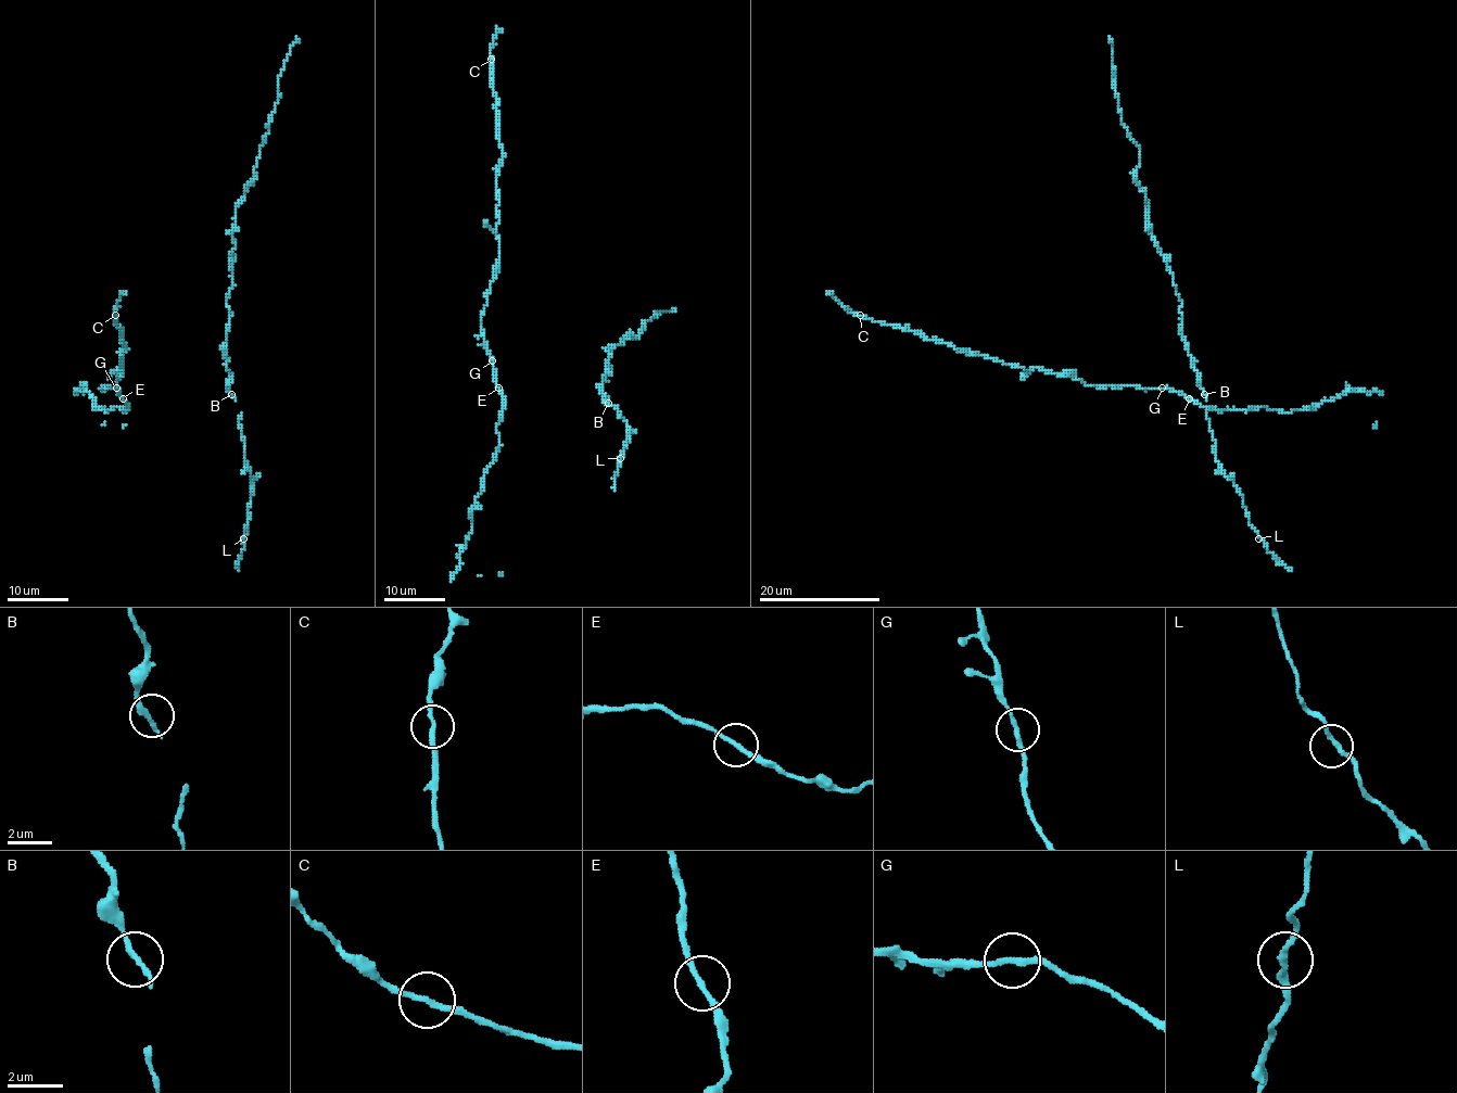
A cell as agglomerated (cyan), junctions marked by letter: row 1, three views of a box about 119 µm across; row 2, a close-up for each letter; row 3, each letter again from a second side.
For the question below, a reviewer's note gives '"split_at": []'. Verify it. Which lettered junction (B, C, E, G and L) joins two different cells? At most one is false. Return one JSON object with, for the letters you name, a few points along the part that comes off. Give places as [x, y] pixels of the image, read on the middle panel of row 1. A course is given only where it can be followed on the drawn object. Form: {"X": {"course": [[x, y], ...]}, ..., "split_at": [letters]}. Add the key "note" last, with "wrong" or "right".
{"C": {"course": [[491, 59], [495, 25]]}, "split_at": ["C"], "note": "wrong"}

